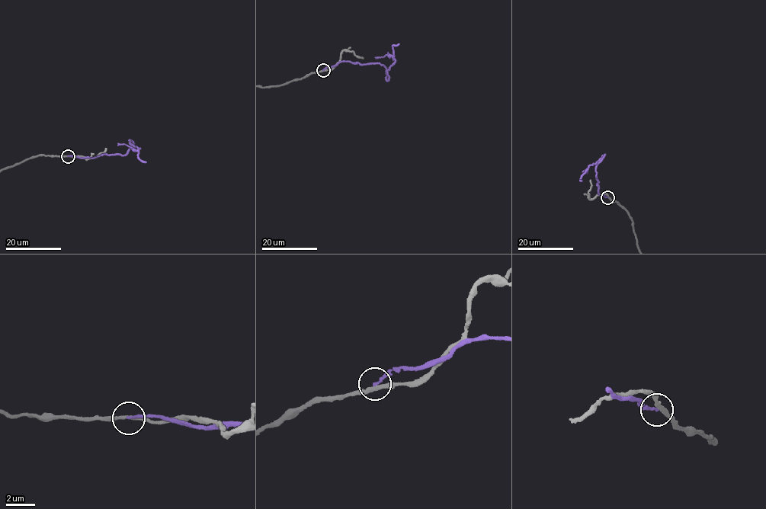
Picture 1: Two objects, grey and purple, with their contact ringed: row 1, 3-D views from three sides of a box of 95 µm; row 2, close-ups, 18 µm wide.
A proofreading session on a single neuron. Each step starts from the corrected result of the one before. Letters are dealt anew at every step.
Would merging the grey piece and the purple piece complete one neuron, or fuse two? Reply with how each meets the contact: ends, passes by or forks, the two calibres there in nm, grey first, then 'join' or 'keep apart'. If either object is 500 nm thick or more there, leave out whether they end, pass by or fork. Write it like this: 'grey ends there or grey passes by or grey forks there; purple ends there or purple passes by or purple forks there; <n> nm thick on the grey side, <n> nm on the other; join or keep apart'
grey passes by; purple ends there; 240 nm thick on the grey side, 170 nm on the other; keep apart

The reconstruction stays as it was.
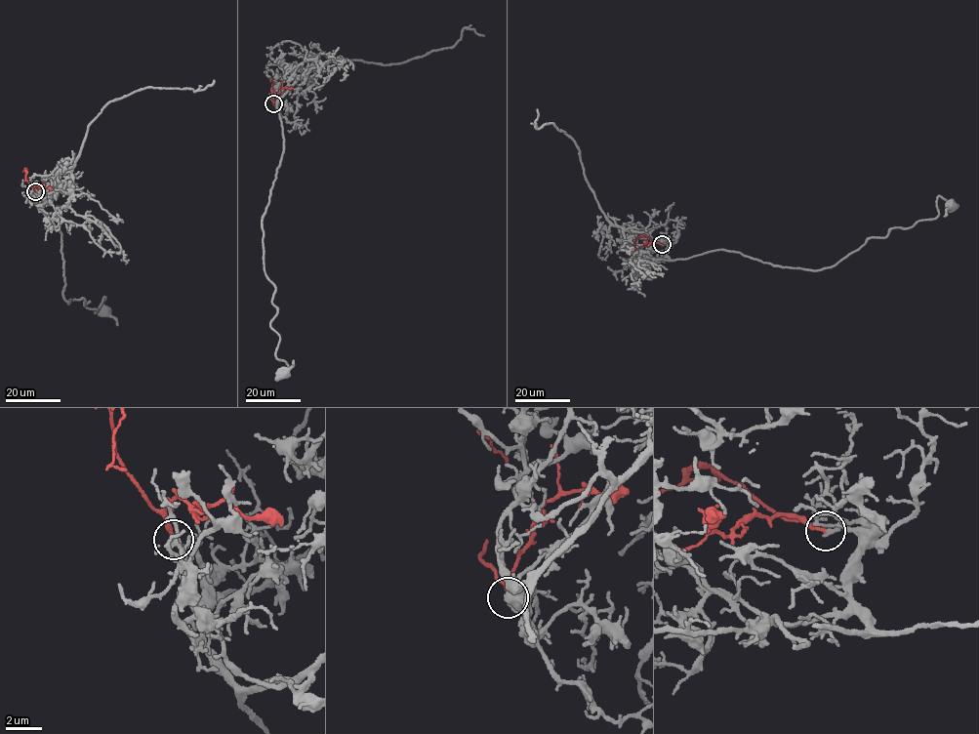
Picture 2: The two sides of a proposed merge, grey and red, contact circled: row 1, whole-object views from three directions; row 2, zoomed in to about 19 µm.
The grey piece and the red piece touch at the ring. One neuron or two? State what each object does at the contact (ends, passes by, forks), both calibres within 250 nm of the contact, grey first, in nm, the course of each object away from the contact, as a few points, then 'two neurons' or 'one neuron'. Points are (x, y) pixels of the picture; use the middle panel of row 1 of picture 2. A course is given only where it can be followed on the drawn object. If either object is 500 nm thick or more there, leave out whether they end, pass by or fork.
grey ends | red ends | 240/200 nm | grey via (274, 103), (283, 154), (262, 221), (264, 270), (275, 287), (275, 357), (288, 366), (281, 373) | red via (274, 103), (269, 98), (271, 79) | one neuron

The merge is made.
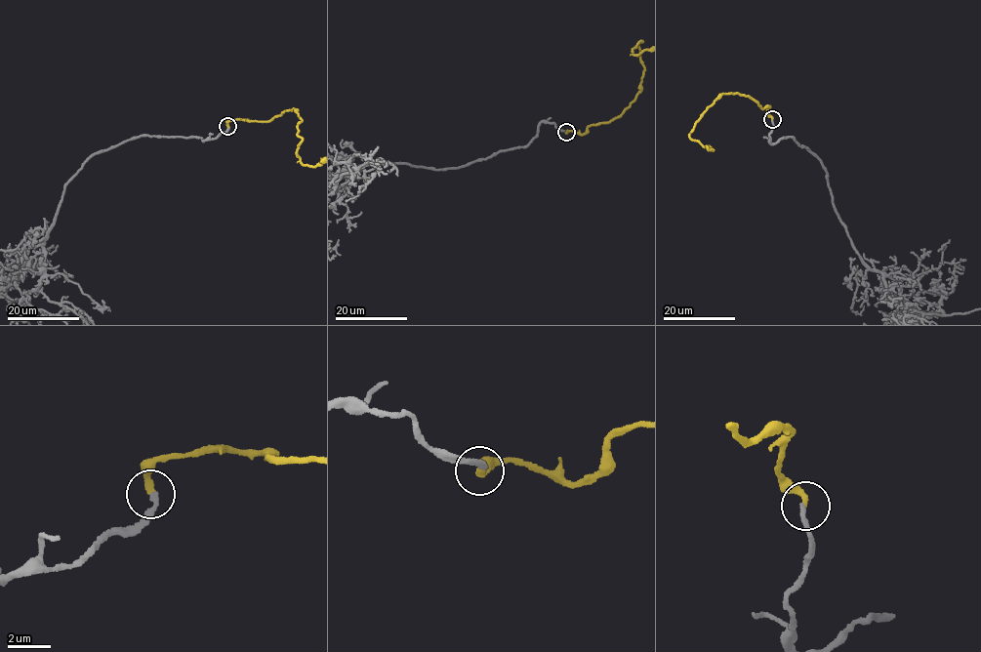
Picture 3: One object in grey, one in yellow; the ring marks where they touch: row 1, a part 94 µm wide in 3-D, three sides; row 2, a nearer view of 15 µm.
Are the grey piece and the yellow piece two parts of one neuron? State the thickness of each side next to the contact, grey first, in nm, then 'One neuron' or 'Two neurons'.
Thickness 220 nm (grey) against 280 nm. One neuron

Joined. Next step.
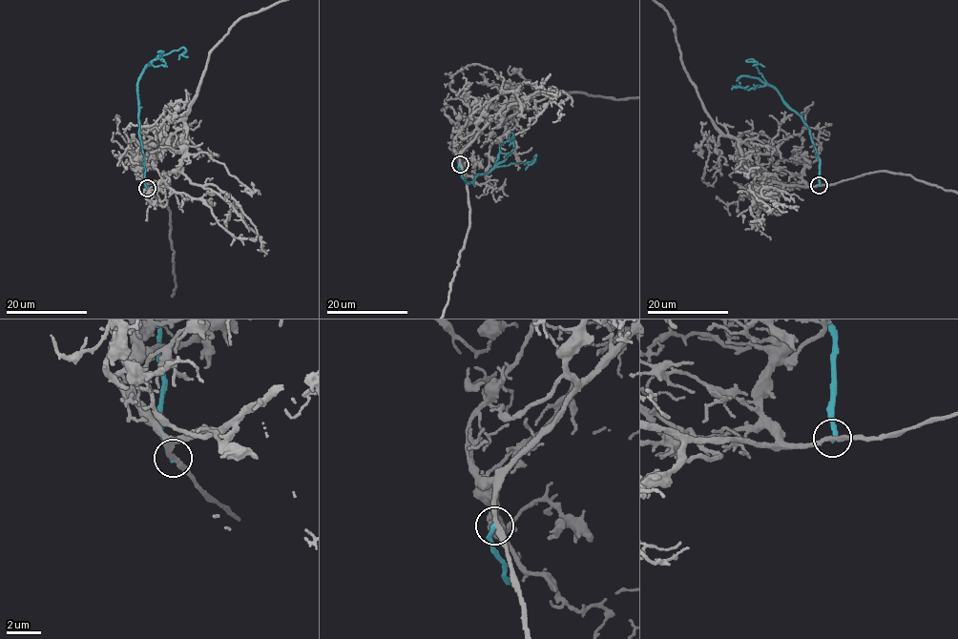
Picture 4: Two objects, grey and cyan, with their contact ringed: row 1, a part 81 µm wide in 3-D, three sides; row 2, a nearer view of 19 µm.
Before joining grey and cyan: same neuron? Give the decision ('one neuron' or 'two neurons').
two neurons

